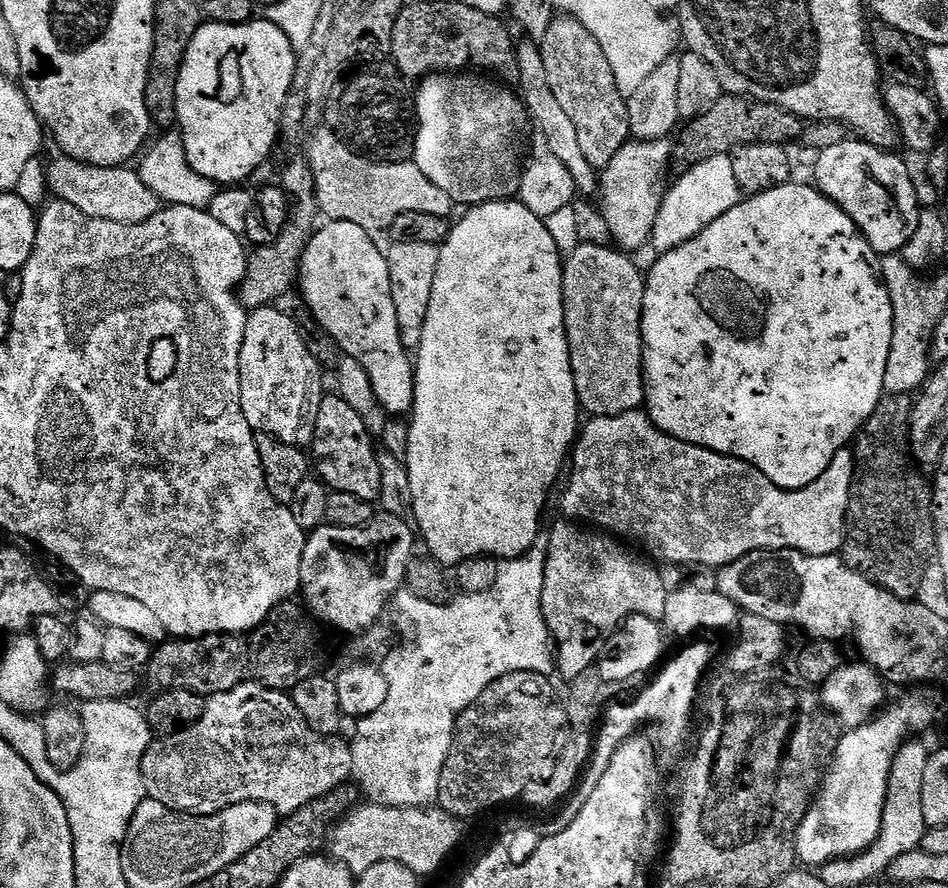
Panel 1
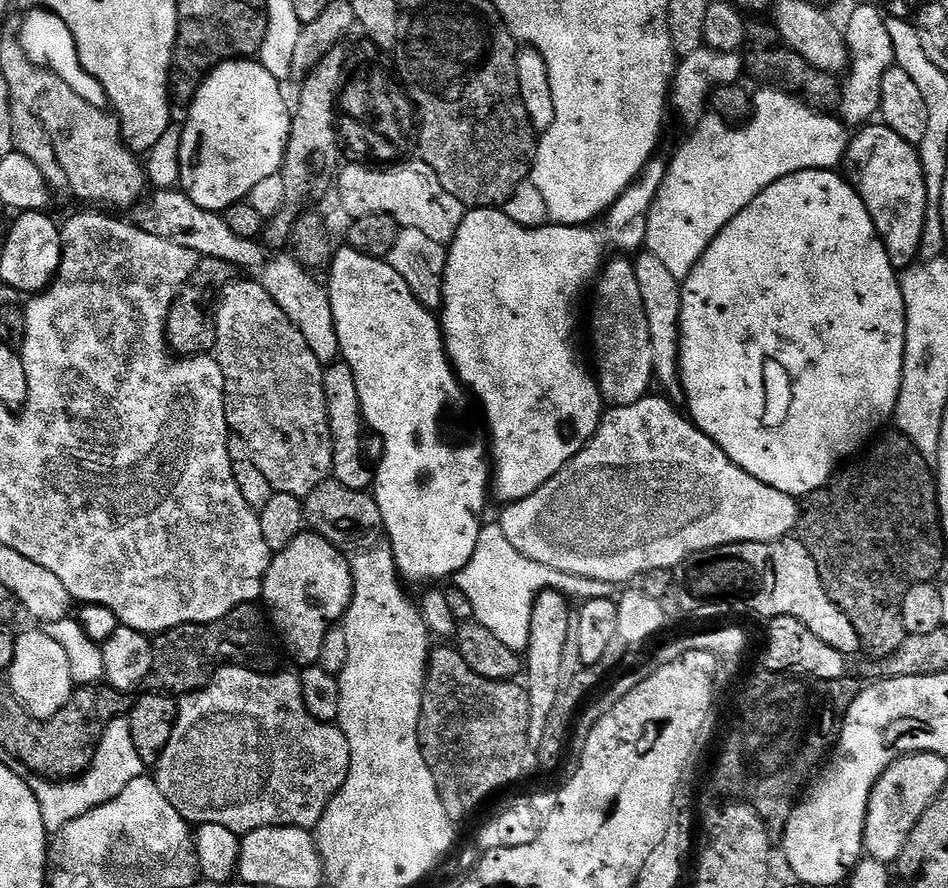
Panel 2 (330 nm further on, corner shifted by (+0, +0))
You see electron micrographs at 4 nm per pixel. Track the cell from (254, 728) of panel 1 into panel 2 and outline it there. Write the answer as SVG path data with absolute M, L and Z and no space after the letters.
M225 666L216 669L212 681L198 692L188 692L185 700L179 701L176 710L176 725L174 734L170 734L170 742L160 756L160 761L154 765L154 779L158 790L182 814L189 825L199 826L214 823L226 829L243 834L259 828L296 827L315 830L322 814L326 814L326 806L342 790L350 770L350 742L346 742L346 734L336 724L323 724L314 719L306 710L306 702L302 702L302 686L299 675L291 676L288 672L277 671L275 674L265 674L248 666Z

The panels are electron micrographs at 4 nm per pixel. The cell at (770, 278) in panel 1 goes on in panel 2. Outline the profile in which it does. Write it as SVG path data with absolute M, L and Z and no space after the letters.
M808 169L805 172L792 173L778 182L774 182L766 190L762 190L762 194L758 194L758 198L754 198L754 202L750 202L750 206L743 208L743 210L717 234L714 238L714 242L710 242L710 246L702 254L702 258L694 266L694 270L691 274L683 277L680 293L682 294L682 314L680 315L680 385L684 388L683 403L685 405L688 404L688 410L686 409L687 415L690 417L692 423L702 430L702 434L706 434L711 438L739 468L746 470L746 474L758 478L758 482L766 482L766 486L774 486L774 490L782 490L782 494L786 494L787 496L807 498L811 496L813 492L817 492L822 485L827 484L828 481L836 475L841 465L851 461L853 457L877 435L875 432L878 431L887 420L889 423L889 421L895 417L898 394L902 386L904 347L906 346L906 310L904 309L904 299L902 298L902 290L900 289L900 276L898 275L896 267L890 262L890 254L886 250L886 246L882 242L882 238L878 234L878 230L866 210L862 198L839 171Z

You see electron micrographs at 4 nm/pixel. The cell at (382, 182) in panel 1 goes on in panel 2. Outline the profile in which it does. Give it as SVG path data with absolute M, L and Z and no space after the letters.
M364 162L351 163L344 169L343 167L339 169L341 172L338 187L342 196L342 204L353 218L366 214L386 214L394 217L401 228L422 230L422 234L434 238L434 242L445 246L451 244L452 239L458 234L458 226L464 221L466 209L462 202L458 202L458 198L454 198L454 194L450 194L450 190L446 190L446 186L442 186L442 182L438 182L438 174L434 174L430 166L426 166L423 162L415 162L416 164L404 162L397 167L401 167L397 172L388 172L392 170L385 170L380 166L369 166Z

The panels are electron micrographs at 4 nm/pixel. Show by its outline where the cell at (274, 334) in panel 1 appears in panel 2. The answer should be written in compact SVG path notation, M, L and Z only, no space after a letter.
M236 278L228 283L214 304L214 359L224 379L228 427L245 442L254 466L270 482L273 493L303 498L332 476L332 435L324 393L325 365L314 358L310 346L306 346L306 338L298 334L294 322L282 314L278 302L266 294L264 287L255 279L243 279Z

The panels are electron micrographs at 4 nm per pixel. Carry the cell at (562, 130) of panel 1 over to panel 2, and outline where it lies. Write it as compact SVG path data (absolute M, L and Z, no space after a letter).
M641 251L634 260L638 286L642 289L642 306L646 306L646 322L650 322L650 346L654 353L654 380L659 391L672 402L683 401L684 388L680 385L680 315L682 314L682 284L670 274L654 254Z

